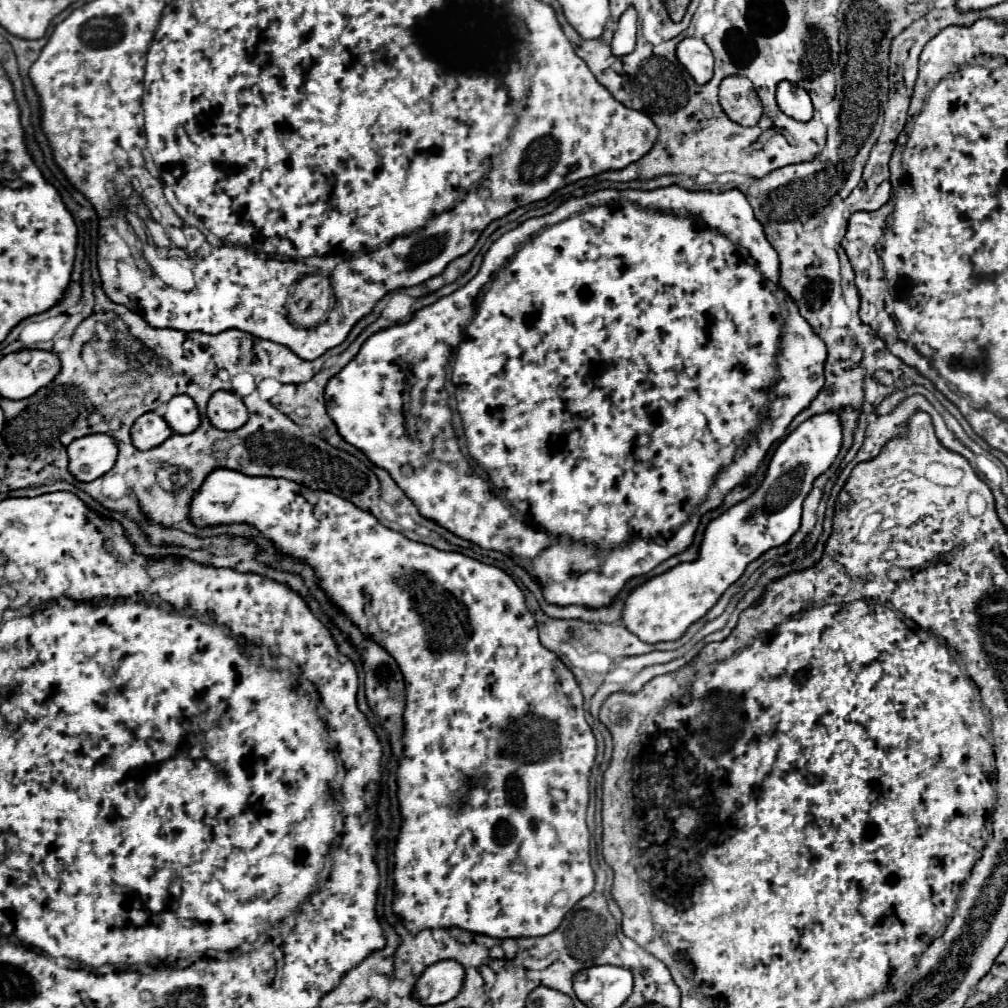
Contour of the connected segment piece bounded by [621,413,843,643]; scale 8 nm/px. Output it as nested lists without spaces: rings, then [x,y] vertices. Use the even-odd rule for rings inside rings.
[[[823,413],[801,423],[773,453],[763,483],[745,501],[713,519],[699,545],[699,557],[635,587],[623,605],[621,623],[645,643],[679,639],[691,623],[701,619],[761,553],[783,545],[801,523],[801,503],[815,477],[829,469],[841,447],[841,423],[835,413]]]

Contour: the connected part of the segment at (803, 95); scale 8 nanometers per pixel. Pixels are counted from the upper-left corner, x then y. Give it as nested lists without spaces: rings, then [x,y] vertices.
[[[781,81],[777,87],[777,105],[779,109],[797,119],[797,121],[809,121],[813,117],[813,105],[805,89],[797,87],[791,81]]]

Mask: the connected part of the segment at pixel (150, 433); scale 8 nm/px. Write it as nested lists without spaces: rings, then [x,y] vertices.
[[[157,413],[141,415],[131,427],[131,441],[139,451],[149,451],[153,447],[159,447],[171,435],[173,429]]]

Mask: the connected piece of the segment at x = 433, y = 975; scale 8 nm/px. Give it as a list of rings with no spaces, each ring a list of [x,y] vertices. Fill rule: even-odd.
[[[439,961],[429,965],[417,979],[411,997],[421,1005],[441,1005],[451,1001],[463,983],[465,969],[457,961]]]

